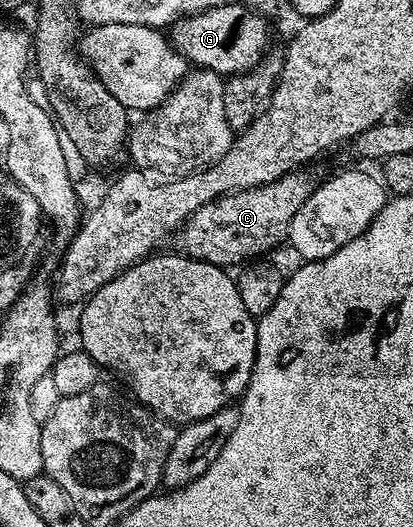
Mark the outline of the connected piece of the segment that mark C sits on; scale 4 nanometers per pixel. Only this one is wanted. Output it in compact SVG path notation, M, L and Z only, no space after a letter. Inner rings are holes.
M295 170L276 182L256 186L239 192L229 192L219 200L208 202L196 210L177 233L176 240L182 243L181 251L193 260L206 260L217 268L233 269L233 264L245 265L245 260L254 260L277 244L287 243L292 218L304 206L306 199L316 187L306 170Z

